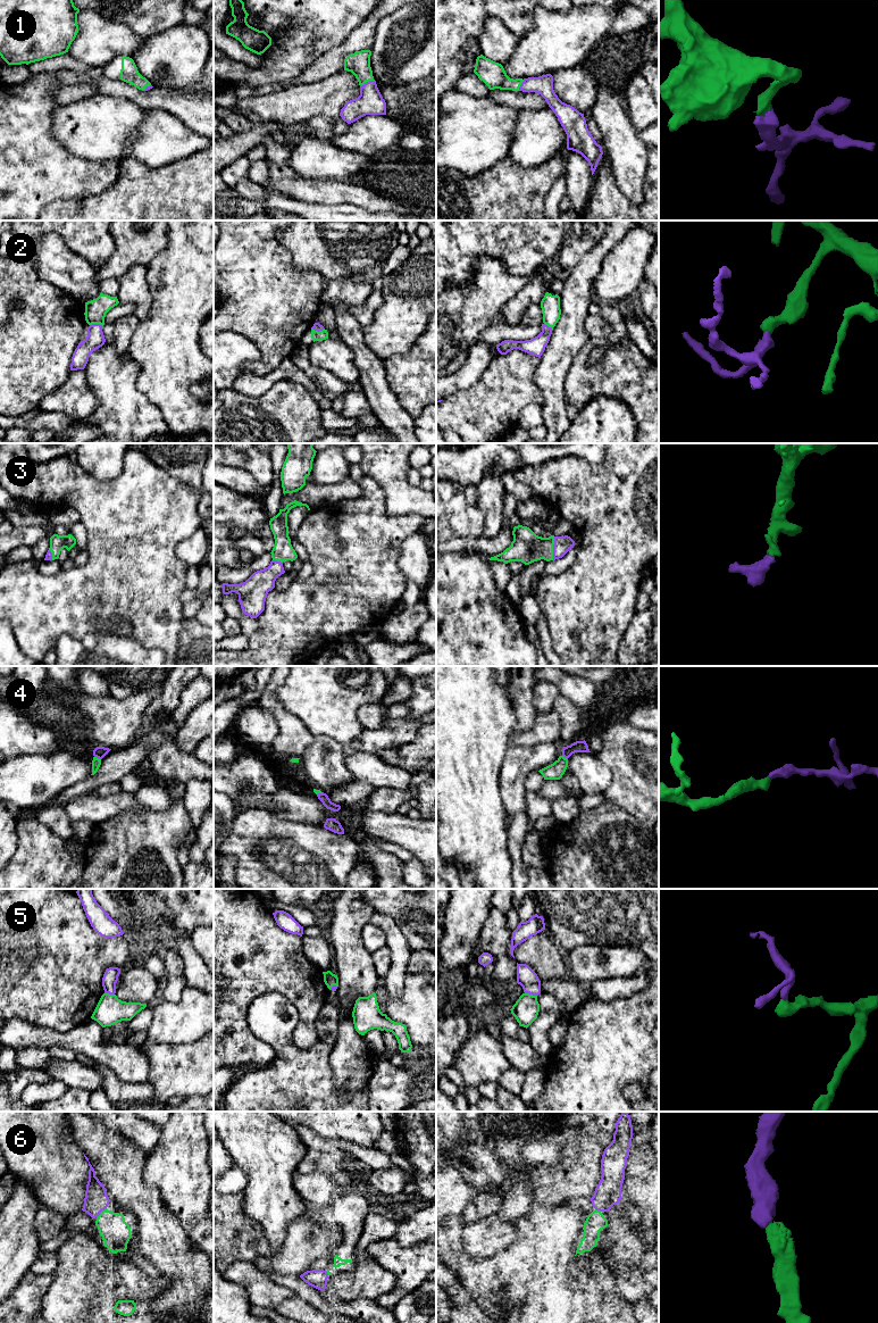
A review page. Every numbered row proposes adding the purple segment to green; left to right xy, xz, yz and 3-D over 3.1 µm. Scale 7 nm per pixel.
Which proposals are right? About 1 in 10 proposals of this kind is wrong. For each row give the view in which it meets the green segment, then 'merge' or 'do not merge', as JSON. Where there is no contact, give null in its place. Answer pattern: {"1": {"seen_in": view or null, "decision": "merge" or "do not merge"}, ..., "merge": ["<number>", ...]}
{"1": {"seen_in": "xz", "decision": "merge"}, "2": {"seen_in": "xy", "decision": "merge"}, "3": {"seen_in": "yz", "decision": "merge"}, "4": {"seen_in": "xy", "decision": "merge"}, "5": {"seen_in": "yz", "decision": "merge"}, "6": {"seen_in": "xy", "decision": "merge"}, "merge": ["1", "2", "3", "4", "5", "6"]}

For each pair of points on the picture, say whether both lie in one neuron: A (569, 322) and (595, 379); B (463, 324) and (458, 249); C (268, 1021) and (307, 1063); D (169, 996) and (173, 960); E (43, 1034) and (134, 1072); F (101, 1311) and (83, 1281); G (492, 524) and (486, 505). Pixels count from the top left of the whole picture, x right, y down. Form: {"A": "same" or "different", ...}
{"A": "different", "B": "different", "C": "same", "D": "same", "E": "same", "F": "same", "G": "same"}

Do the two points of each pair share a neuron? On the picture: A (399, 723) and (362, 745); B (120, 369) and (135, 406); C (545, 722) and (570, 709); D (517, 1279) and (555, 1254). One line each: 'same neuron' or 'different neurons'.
A: same neuron
B: same neuron
C: different neurons
D: different neurons

